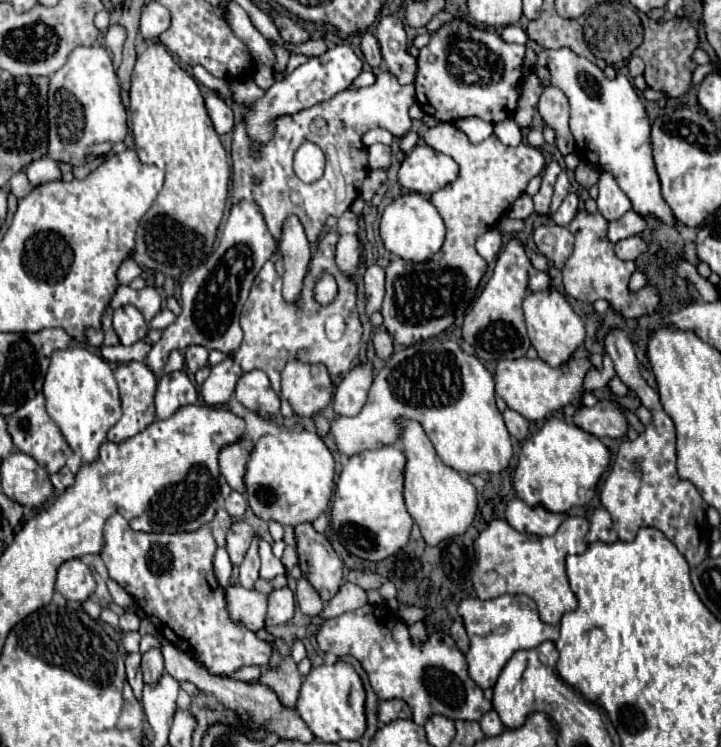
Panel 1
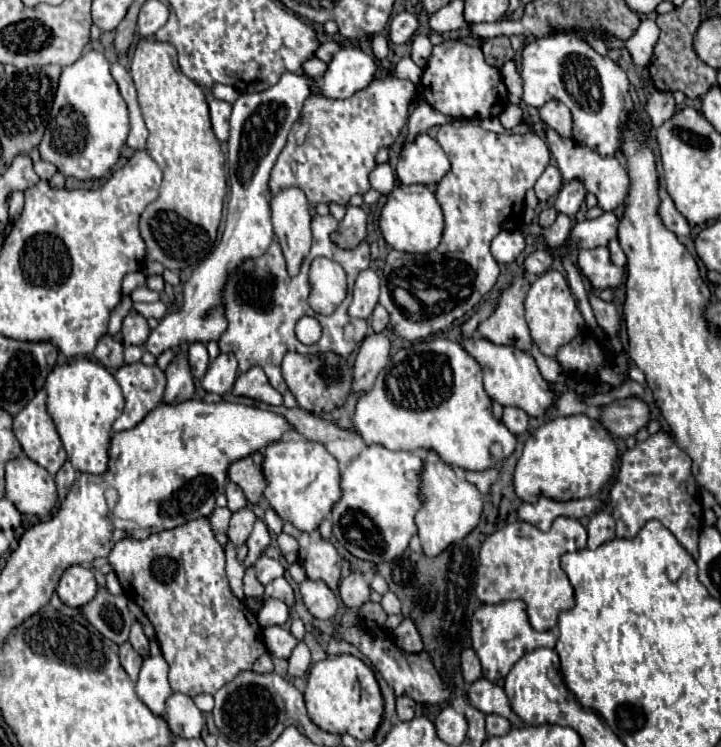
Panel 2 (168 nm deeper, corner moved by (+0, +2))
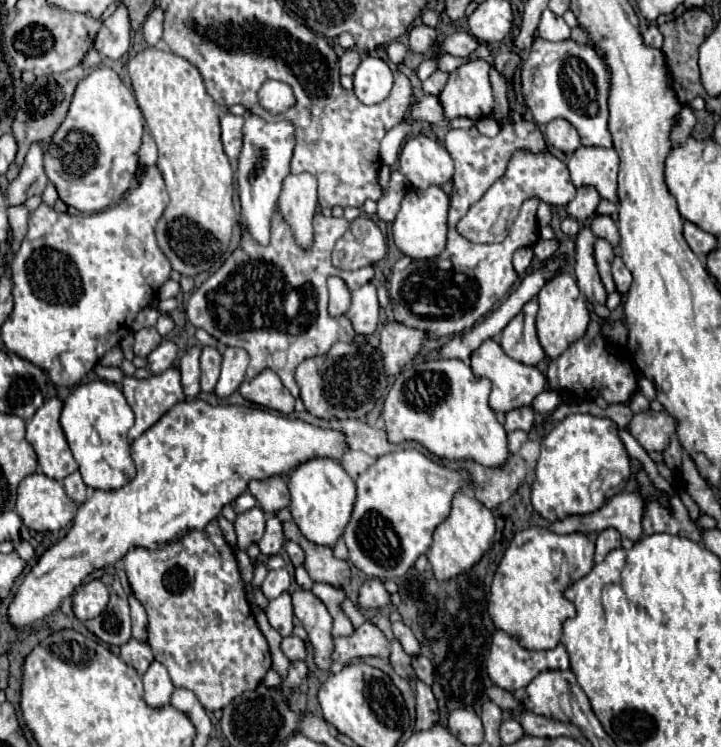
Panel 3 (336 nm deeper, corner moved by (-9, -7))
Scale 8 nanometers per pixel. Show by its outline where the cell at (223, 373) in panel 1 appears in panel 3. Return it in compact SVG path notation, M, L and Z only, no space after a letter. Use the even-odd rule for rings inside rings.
M226 347L222 351L222 357L224 357L222 359L222 373L220 373L220 379L218 379L218 385L216 385L214 393L220 399L226 399L240 387L240 383L246 377L248 353L244 349L230 349L230 347Z

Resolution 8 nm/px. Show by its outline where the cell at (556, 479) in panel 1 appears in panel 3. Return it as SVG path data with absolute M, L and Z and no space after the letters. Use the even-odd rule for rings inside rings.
M574 413L556 423L550 433L542 439L540 457L536 465L536 479L532 483L532 505L534 509L548 521L562 519L566 515L584 515L600 509L606 501L610 501L616 493L620 493L620 487L630 477L630 457L618 439L618 427L612 419L606 417L594 417L594 415L582 415Z

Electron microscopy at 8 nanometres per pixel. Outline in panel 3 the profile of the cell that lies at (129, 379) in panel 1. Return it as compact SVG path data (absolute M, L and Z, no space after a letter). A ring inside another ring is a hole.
M176 367L154 375L150 379L124 377L124 397L136 415L134 427L128 431L128 439L138 439L150 429L174 403L184 401L180 373Z

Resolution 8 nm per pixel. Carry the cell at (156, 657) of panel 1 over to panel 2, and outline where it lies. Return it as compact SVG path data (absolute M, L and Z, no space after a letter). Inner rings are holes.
M135 620L133 626L131 626L131 634L129 634L129 642L133 644L133 648L141 654L141 656L149 656L149 640L147 636L143 634L143 628L141 628L141 622Z

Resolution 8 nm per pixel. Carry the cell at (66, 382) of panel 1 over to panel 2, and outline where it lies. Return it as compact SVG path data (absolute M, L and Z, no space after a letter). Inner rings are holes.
M75 358L63 366L57 366L51 370L45 382L45 390L49 394L47 398L47 412L51 414L57 432L61 436L61 442L65 446L65 452L77 472L89 472L89 474L103 474L107 470L109 462L109 446L111 446L111 426L123 412L123 394L121 386L113 378L113 374L99 362L93 362L89 358Z

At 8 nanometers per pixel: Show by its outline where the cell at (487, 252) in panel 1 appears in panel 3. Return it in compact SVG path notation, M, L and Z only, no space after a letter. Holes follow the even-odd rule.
M522 247L522 249L518 249L518 251L514 253L514 269L516 269L518 277L524 277L526 269L528 269L530 263L532 263L532 257L534 257L534 253L532 253L530 247Z

